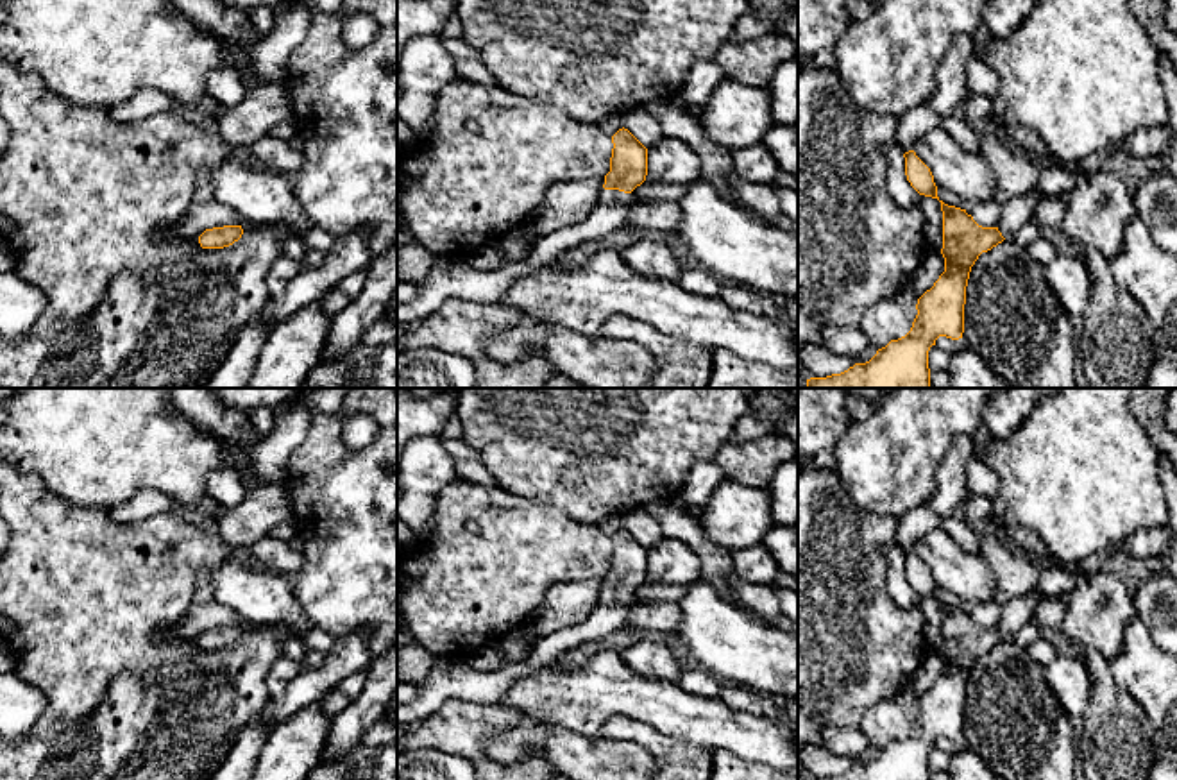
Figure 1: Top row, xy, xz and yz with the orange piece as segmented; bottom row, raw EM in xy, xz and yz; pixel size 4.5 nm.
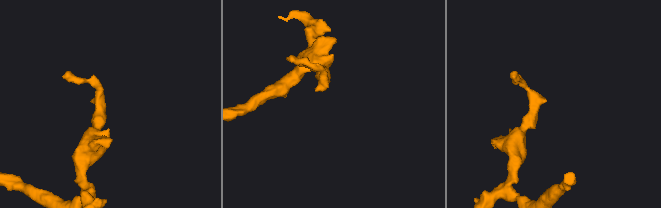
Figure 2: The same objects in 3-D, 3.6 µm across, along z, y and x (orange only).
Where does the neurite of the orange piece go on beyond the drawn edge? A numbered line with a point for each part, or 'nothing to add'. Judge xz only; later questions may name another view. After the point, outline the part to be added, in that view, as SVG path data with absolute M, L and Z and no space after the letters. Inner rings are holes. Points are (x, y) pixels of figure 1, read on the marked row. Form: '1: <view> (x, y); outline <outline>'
1: xz (607, 197); outline M603 188L596 206L608 206L608 208L621 206L621 204L624 204L626 195L628 193L619 191L619 190L605 190Z

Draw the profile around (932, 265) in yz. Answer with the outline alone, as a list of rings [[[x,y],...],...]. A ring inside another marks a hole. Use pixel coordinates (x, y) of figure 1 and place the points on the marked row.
[[[927,250],[921,267],[918,268],[916,276],[909,283],[909,288],[919,299],[927,290],[934,286],[939,276],[944,272],[944,258],[941,250]]]

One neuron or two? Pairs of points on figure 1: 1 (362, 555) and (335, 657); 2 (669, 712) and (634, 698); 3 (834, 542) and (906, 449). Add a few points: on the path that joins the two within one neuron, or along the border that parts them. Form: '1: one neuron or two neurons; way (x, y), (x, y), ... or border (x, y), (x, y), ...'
1: two neurons; border (335, 639), (364, 630), (372, 655)
2: one neuron; way (660, 703), (643, 698)
3: two neurons; border (838, 473), (855, 503), (870, 512), (897, 519)

